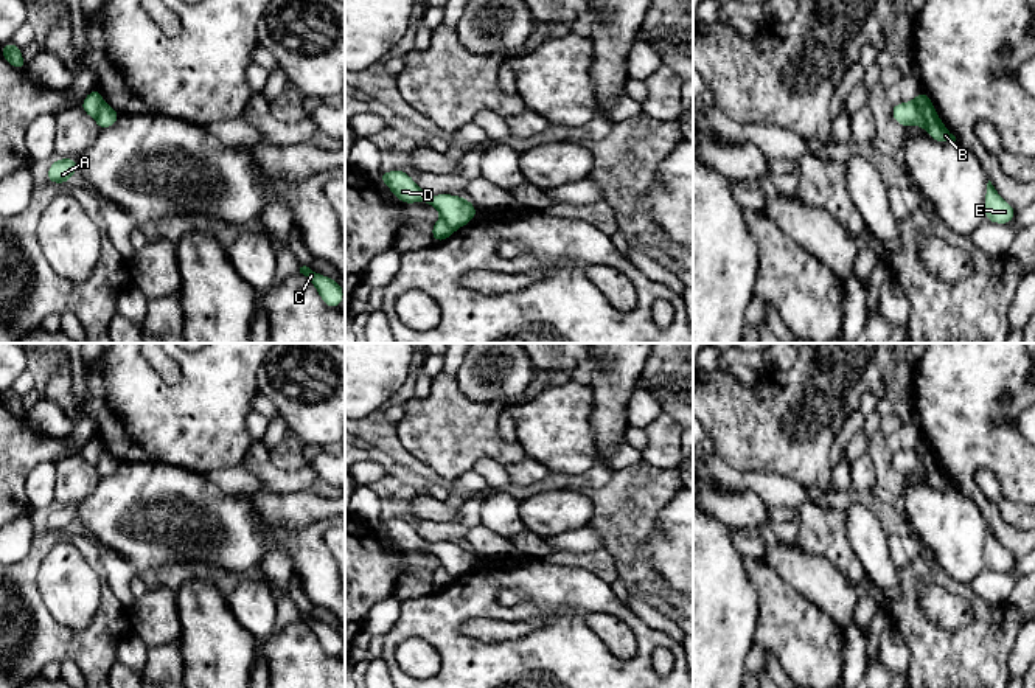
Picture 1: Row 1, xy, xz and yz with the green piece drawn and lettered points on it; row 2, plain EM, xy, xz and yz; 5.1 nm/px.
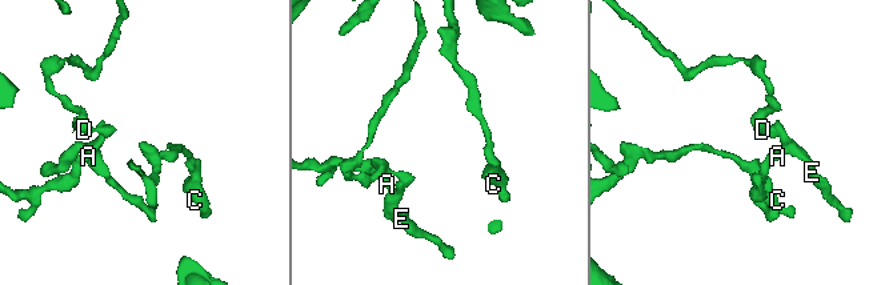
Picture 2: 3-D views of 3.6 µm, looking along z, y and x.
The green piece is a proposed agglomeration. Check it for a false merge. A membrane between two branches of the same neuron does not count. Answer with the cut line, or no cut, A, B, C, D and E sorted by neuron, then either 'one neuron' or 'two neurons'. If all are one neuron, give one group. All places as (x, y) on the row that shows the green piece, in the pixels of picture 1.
cut in yz along (914, 101), (925, 126); A B C E / D; two neurons

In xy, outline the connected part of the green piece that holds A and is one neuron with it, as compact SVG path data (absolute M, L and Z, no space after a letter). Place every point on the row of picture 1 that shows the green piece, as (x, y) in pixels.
M59 158L51 162L47 179L50 183L67 183L76 171L76 158Z

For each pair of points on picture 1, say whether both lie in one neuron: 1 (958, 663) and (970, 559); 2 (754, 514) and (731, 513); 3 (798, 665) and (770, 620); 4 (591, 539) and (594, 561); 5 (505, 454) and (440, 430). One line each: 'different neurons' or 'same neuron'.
1: different neurons
2: same neuron
3: same neuron
4: different neurons
5: same neuron

